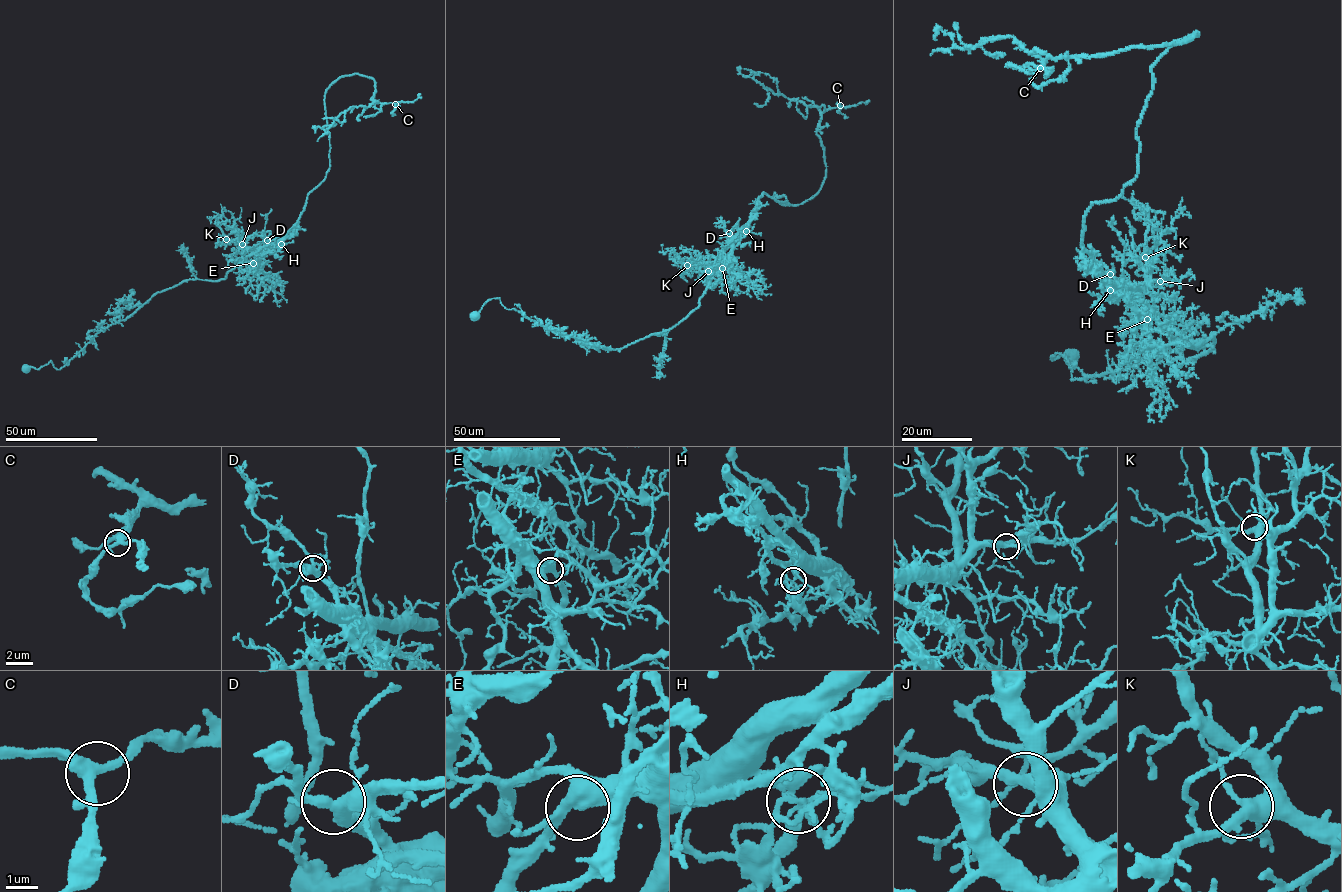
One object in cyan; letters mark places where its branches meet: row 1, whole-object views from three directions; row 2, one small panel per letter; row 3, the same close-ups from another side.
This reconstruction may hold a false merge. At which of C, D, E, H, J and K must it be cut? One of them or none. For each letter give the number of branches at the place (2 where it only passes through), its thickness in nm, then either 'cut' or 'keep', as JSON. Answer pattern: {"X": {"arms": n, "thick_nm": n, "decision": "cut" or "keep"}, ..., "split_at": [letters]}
{"C": {"arms": 4, "thick_nm": 300, "decision": "keep"}, "D": {"arms": 5, "thick_nm": 400, "decision": "keep"}, "E": {"arms": 4, "thick_nm": 400, "decision": "keep"}, "H": {"arms": 5, "thick_nm": 280, "decision": "cut"}, "J": {"arms": 4, "thick_nm": 340, "decision": "keep"}, "K": {"arms": 4, "thick_nm": 360, "decision": "keep"}, "split_at": ["H"]}

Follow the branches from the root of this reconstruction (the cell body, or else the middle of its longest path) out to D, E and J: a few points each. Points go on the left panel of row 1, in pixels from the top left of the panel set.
D: (26, 369), (50, 360), (60, 370), (101, 329), (130, 317), (155, 294), (189, 279), (223, 279), (267, 240)
E: (26, 369), (50, 360), (60, 370), (101, 329), (155, 294), (189, 279), (217, 281), (240, 262), (253, 263)
J: (26, 369), (50, 360), (60, 370), (101, 329), (155, 294), (189, 279), (223, 279), (241, 262), (242, 244)

